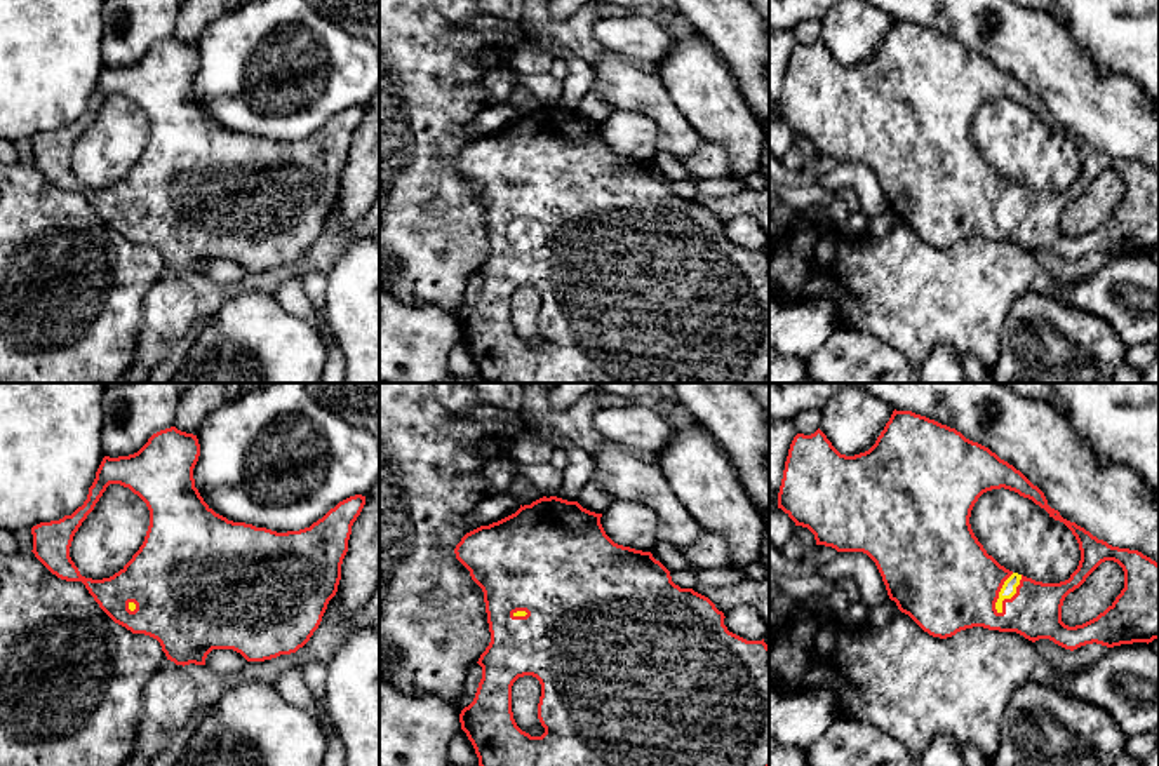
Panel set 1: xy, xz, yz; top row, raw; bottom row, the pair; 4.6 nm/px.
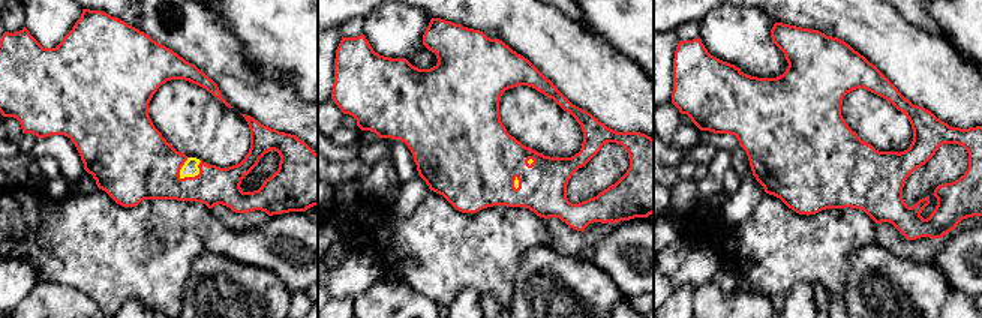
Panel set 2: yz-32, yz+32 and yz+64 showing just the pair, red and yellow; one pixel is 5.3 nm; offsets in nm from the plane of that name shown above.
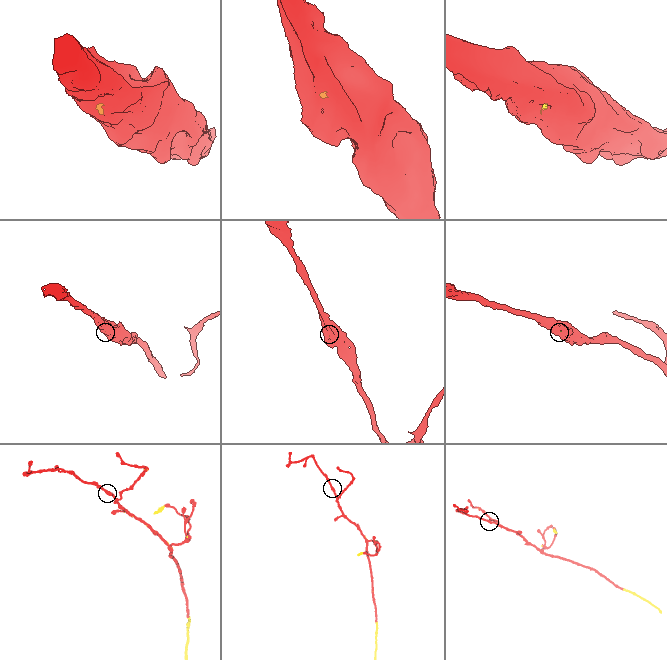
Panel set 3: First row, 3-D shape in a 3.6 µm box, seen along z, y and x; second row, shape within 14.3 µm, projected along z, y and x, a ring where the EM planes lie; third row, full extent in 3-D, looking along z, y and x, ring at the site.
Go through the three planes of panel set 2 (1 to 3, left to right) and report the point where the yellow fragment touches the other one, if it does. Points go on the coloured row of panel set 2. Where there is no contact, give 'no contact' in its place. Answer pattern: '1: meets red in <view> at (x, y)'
1: meets red in yz-32 at (195, 176)
2: meets red in yz+32 at (513, 183)
3: no contact

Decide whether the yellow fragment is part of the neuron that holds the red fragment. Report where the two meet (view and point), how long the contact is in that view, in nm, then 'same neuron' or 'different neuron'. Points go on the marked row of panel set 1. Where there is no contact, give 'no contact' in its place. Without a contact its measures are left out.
yz (1013, 596) | 220 nm | same neuron

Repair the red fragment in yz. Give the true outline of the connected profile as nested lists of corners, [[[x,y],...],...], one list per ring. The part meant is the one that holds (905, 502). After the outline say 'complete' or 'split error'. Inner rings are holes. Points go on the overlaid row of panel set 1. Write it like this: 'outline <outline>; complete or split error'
outline [[[894,409],[875,444],[854,456],[841,454],[820,428],[811,435],[797,433],[785,461],[778,508],[795,526],[807,527],[814,534],[816,545],[832,547],[837,552],[867,554],[875,562],[889,599],[933,637],[947,639],[961,630],[983,627],[999,632],[1016,632],[1032,642],[1049,639],[1070,651],[1093,642],[1114,648],[1133,642],[1149,644],[1159,639],[1159,564],[1156,561],[1138,550],[1112,547],[1075,522],[1063,519],[1058,510],[1048,505],[1044,493],[1037,486],[988,447],[966,439],[955,428],[912,411]],[[1001,487],[1032,500],[1049,517],[1063,522],[1072,531],[1079,543],[1081,561],[1069,580],[1060,583],[1035,581],[1006,569],[987,554],[971,529],[969,517],[983,493]],[[1105,561],[1114,561],[1122,568],[1124,588],[1096,618],[1075,627],[1065,625],[1062,622],[1065,597],[1079,588]]]; split error

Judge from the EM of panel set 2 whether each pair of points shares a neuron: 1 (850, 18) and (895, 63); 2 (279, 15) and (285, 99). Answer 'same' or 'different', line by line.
1: same
2: different

